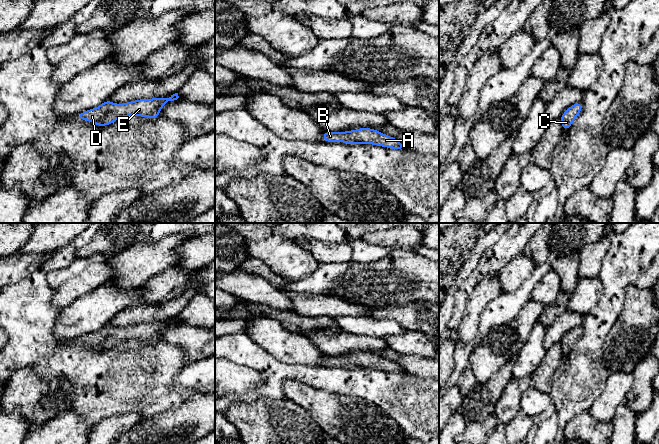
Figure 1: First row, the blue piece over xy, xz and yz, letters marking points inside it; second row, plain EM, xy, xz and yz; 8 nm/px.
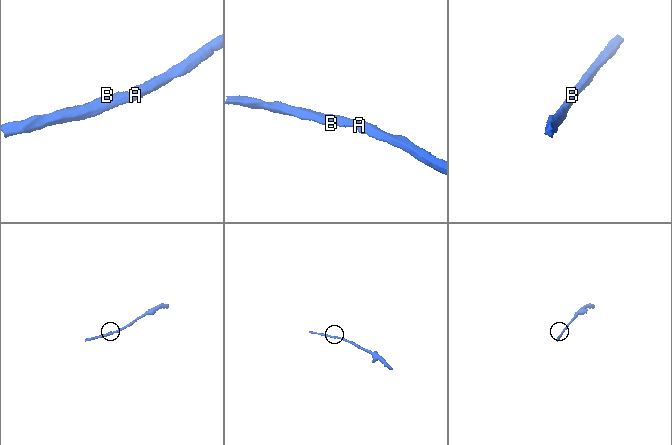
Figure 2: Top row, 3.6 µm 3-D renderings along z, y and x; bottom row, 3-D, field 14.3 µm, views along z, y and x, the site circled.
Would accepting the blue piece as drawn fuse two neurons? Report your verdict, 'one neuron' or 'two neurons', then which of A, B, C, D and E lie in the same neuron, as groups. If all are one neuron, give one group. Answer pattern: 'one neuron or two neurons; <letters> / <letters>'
one neuron; A B C D E

